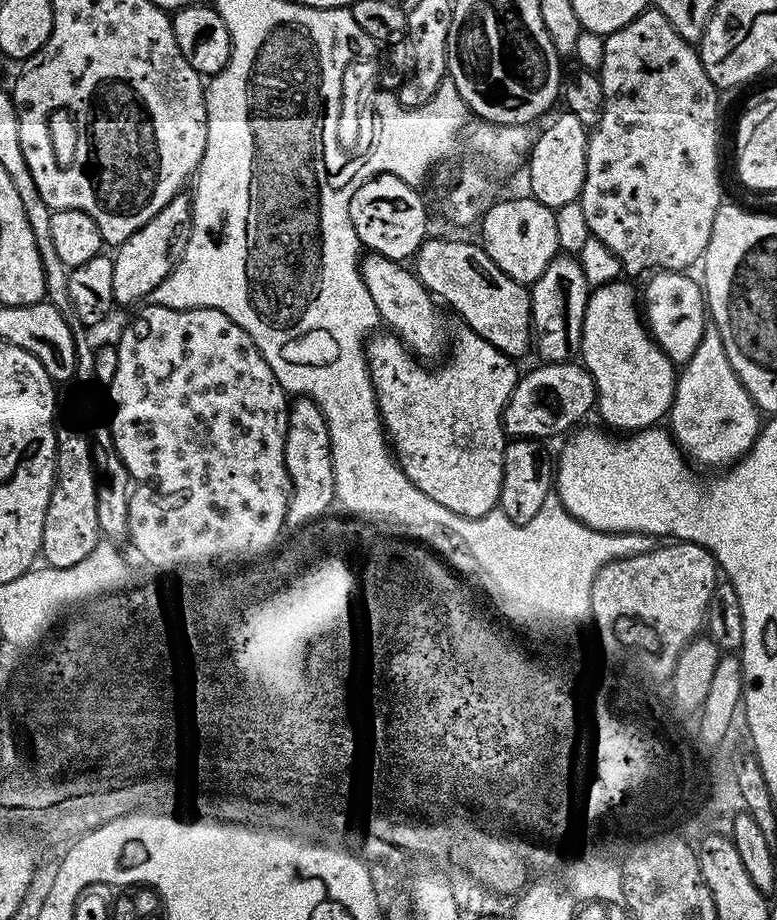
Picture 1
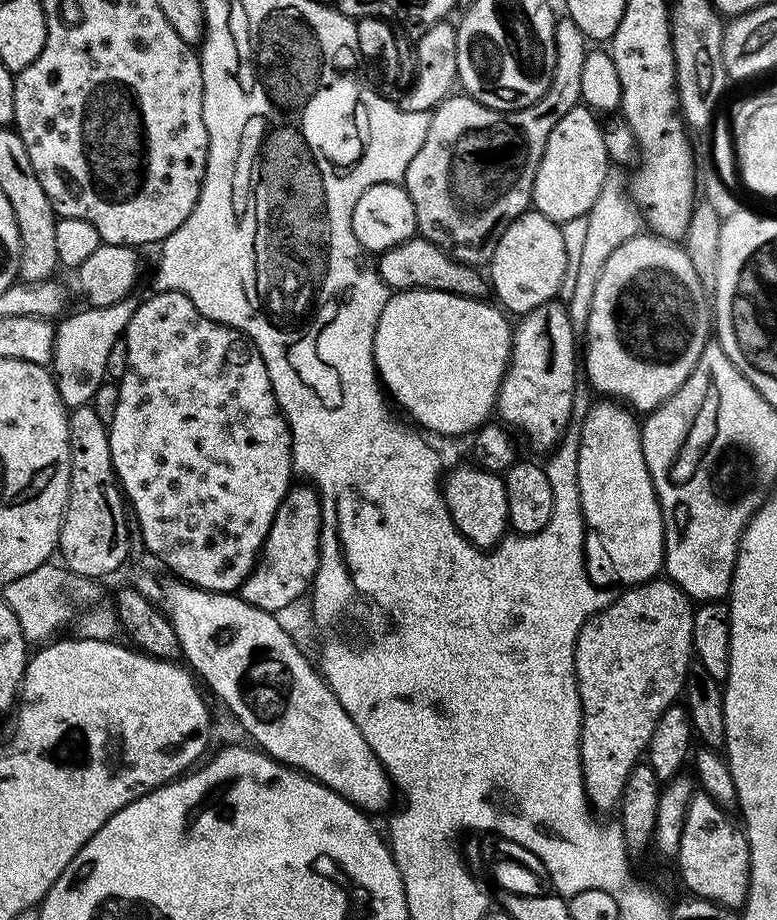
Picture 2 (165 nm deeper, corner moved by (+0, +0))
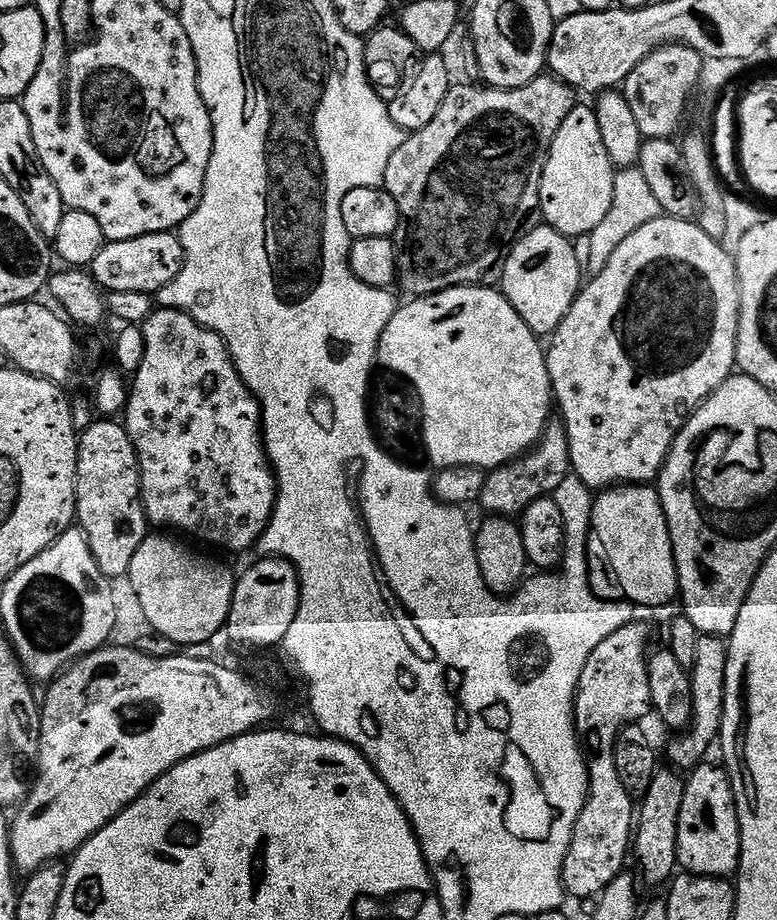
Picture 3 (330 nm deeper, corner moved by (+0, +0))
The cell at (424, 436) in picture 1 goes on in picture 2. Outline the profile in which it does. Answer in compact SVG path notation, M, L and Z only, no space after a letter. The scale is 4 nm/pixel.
M466 462L448 476L443 485L444 504L451 514L456 528L467 540L477 546L495 546L504 539L509 531L508 499L503 475L488 472L472 462Z

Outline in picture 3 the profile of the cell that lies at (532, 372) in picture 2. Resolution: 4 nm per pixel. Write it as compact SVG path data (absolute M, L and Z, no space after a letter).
M549 422L544 425L544 432L528 451L521 456L515 456L497 468L487 469L478 504L481 504L488 514L515 517L524 511L534 498L542 498L555 490L562 478L570 475L568 462L568 439L564 433L564 425L559 422Z

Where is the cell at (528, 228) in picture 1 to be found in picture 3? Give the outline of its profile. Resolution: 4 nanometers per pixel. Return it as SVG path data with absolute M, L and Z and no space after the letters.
M537 224L537 228L529 227L507 249L504 268L500 271L498 291L508 299L510 306L514 306L514 310L518 310L518 318L522 318L522 322L526 322L532 332L550 334L558 326L558 322L562 322L566 310L570 310L580 291L582 271L574 256L572 240L549 224Z

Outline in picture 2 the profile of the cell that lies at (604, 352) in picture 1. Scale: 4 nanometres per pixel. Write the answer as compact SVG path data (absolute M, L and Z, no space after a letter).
M608 398L599 402L586 414L578 446L578 490L584 522L596 531L621 585L648 584L664 572L664 519L642 454L642 424L637 413L623 403Z

